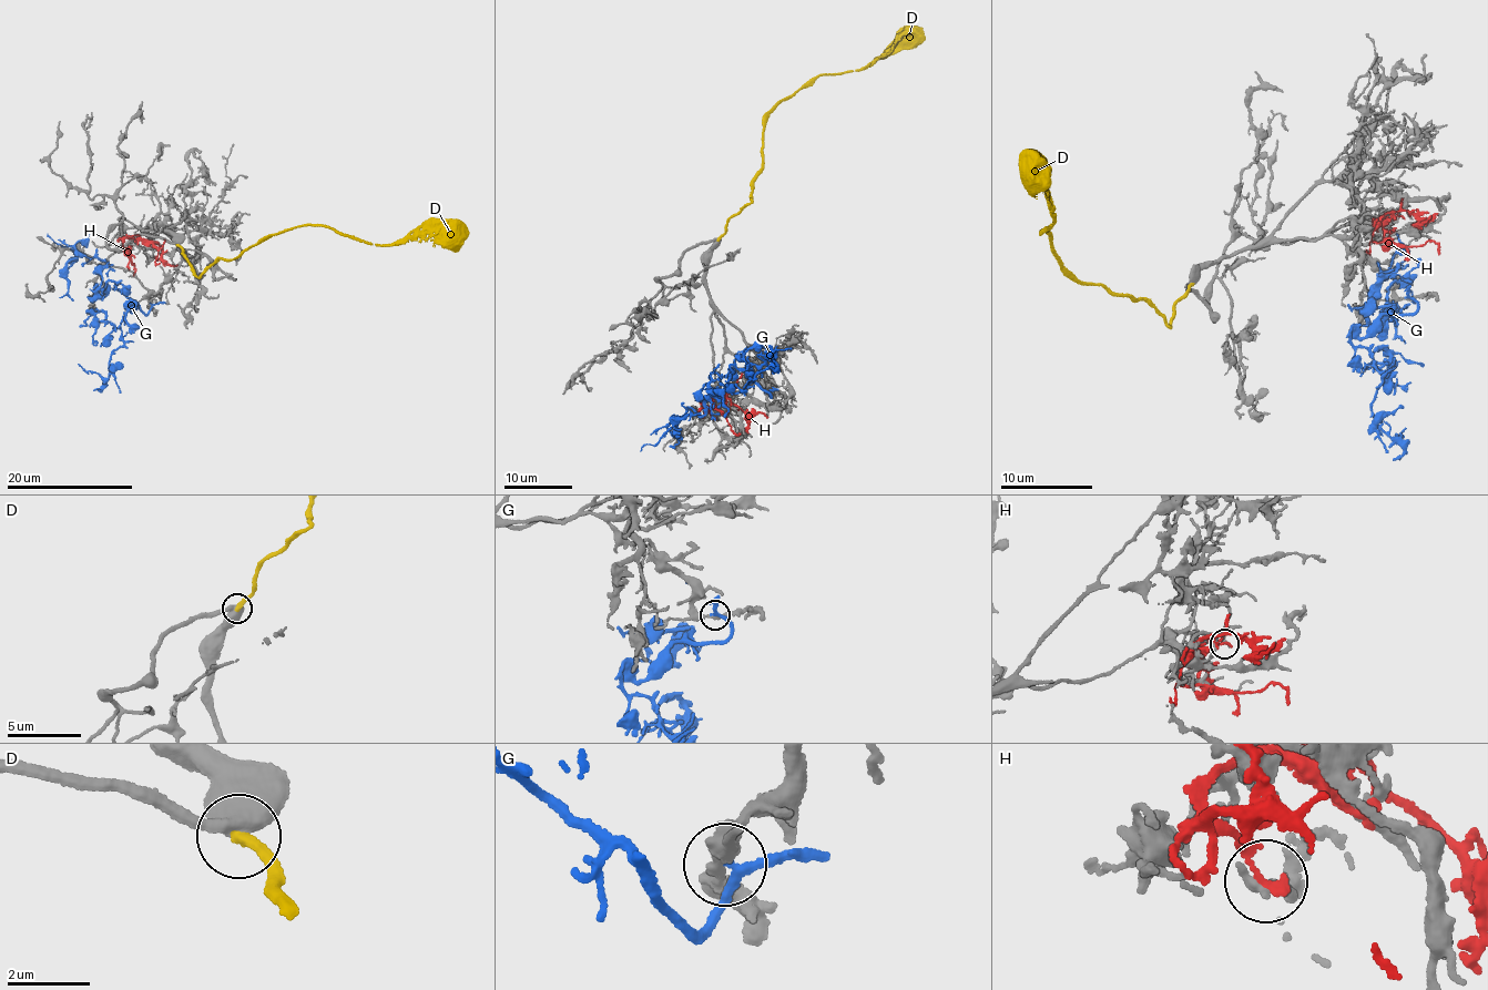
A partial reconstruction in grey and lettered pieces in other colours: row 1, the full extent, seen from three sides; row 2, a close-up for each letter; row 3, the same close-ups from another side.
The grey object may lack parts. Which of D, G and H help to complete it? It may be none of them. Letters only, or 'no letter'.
D

